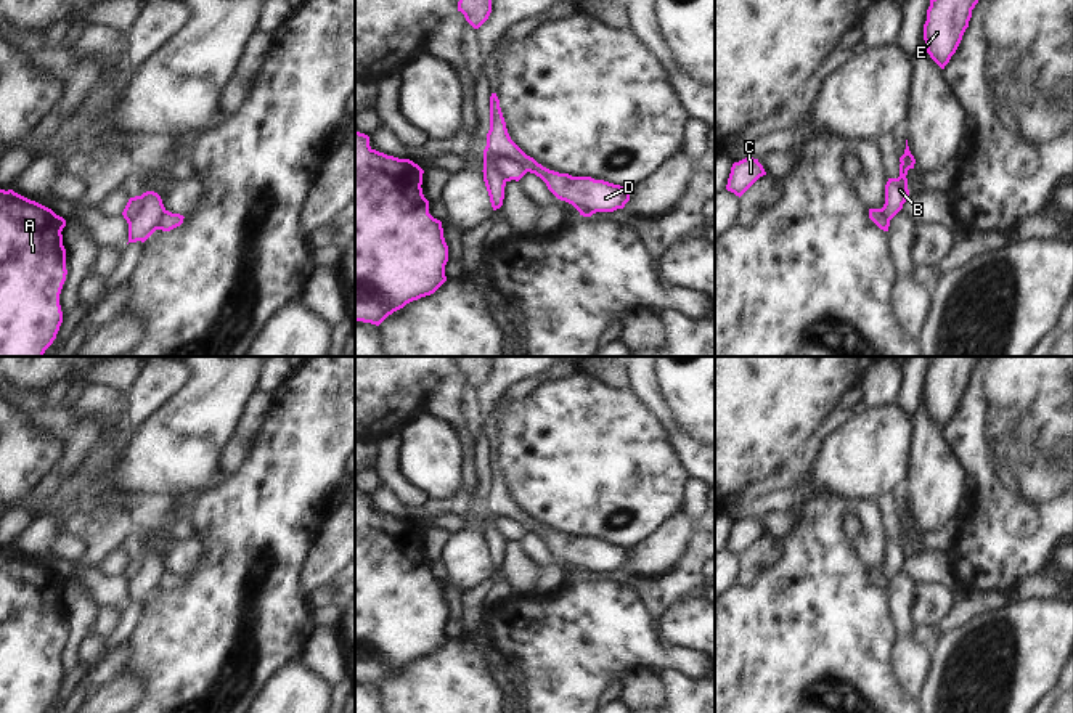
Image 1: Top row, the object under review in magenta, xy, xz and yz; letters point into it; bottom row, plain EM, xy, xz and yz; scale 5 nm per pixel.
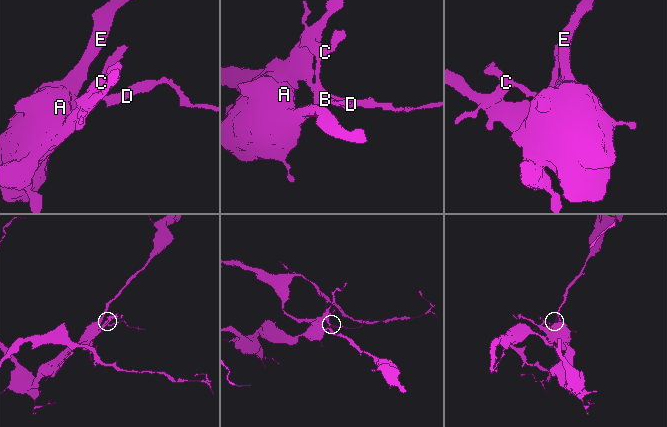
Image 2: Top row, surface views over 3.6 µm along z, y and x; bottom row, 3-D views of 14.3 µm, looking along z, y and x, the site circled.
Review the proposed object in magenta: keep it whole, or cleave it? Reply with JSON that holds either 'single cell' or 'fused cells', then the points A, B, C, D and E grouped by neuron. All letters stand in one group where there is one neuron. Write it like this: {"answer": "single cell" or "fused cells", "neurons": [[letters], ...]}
{"answer": "fused cells", "neurons": [["A", "C", "D", "E"], ["B"]]}

